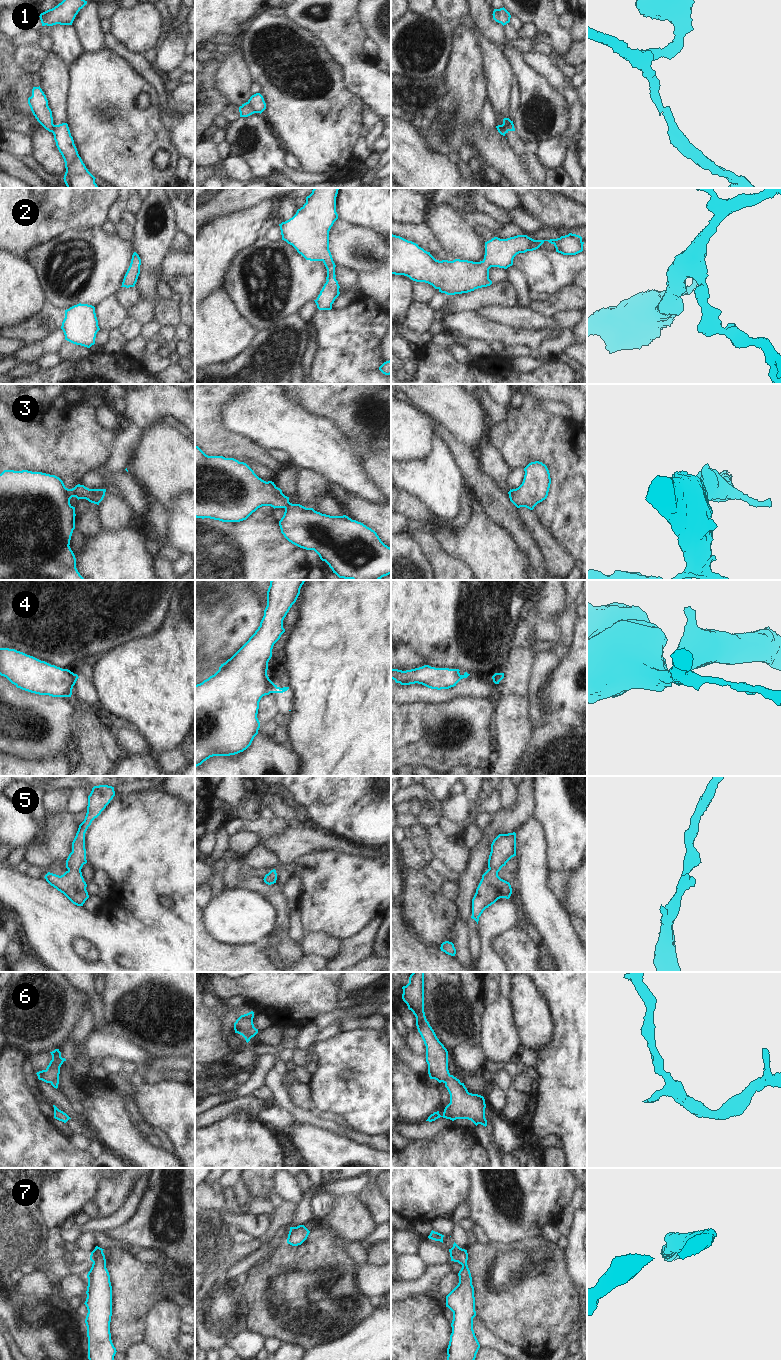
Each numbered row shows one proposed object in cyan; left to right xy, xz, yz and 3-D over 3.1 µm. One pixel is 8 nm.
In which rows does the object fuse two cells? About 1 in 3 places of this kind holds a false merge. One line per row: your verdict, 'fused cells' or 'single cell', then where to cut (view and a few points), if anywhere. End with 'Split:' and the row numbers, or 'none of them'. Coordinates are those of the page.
1: fused cells; cut xz (247, 102), (254, 112)
2: single cell; cut none
3: single cell; cut none
4: fused cells; cut xz (272, 682), (270, 692)
5: single cell; cut none
6: single cell; cut none
7: single cell; cut none
Split: 1, 4

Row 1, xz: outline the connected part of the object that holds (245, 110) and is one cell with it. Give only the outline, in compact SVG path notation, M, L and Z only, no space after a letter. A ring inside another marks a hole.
M248 102L242 104L239 107L240 117L248 117L254 114L254 110L251 108Z

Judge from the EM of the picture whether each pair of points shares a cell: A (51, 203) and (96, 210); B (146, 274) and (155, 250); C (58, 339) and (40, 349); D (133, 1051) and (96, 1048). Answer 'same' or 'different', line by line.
A: same
B: same
C: same
D: same

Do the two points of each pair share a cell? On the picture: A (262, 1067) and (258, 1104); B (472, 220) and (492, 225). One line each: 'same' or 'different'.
A: different
B: same

